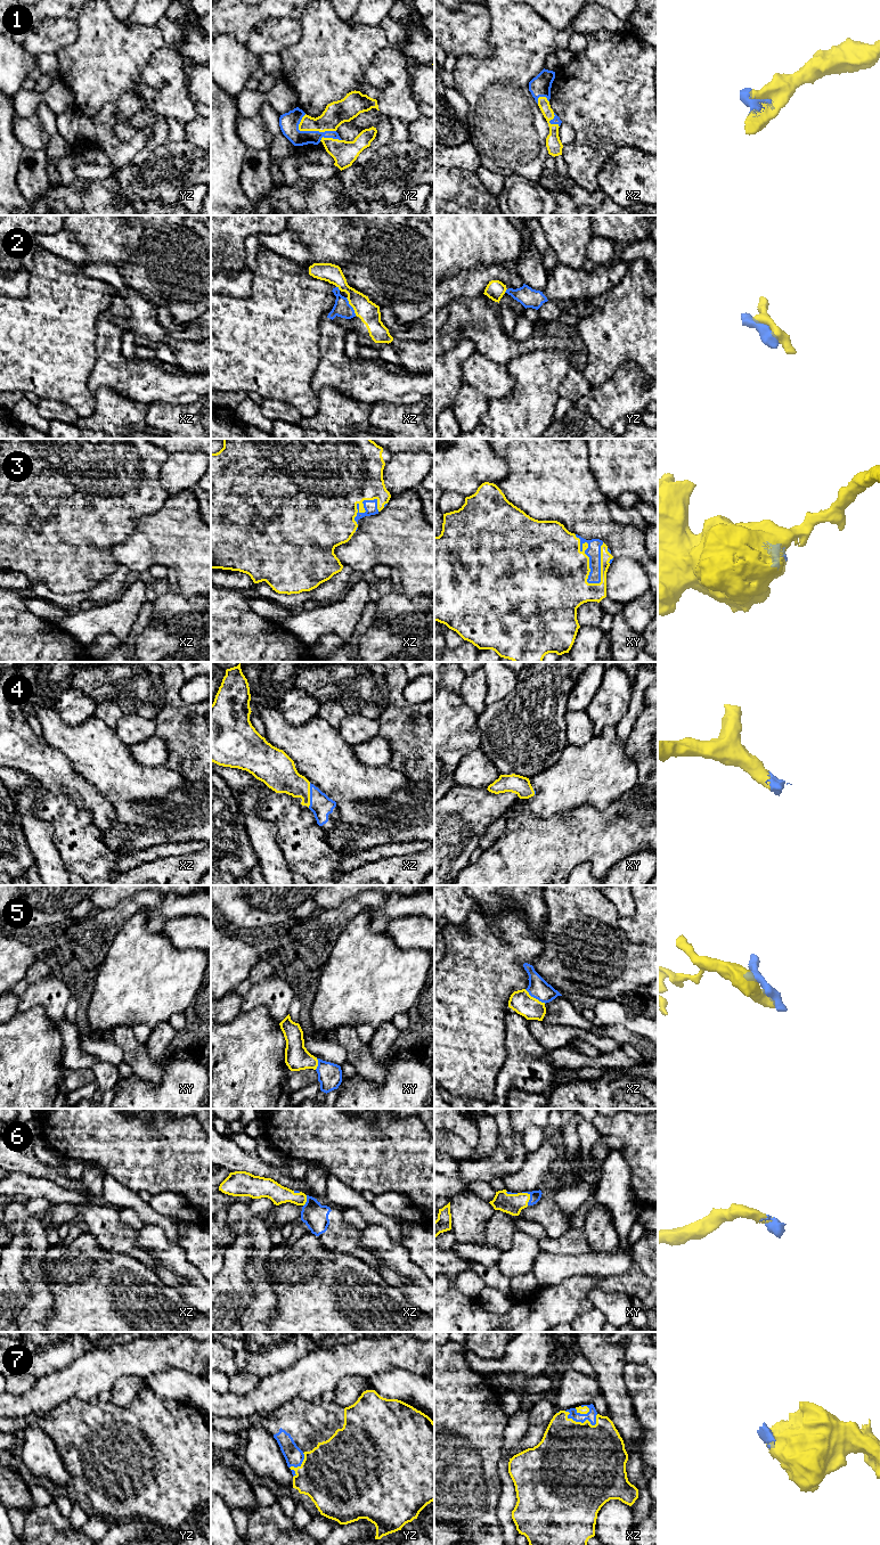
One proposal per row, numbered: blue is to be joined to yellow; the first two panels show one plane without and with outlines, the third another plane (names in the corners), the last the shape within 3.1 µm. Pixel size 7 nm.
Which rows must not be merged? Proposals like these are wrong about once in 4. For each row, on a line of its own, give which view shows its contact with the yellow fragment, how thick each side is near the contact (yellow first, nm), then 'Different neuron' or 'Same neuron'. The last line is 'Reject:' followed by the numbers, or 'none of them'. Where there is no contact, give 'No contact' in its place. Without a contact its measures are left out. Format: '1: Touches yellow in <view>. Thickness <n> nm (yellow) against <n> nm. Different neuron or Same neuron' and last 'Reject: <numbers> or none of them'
1: Touches yellow in yz. Thickness 160 nm (yellow) against 140 nm. Same neuron
2: Touches yellow in xz. Thickness 150 nm (yellow) against 120 nm. Different neuron
3: Touches yellow in xy. Thickness 480 nm (yellow) against 100 nm. Same neuron
4: Touches yellow in xz. Thickness 240 nm (yellow) against 160 nm. Same neuron
5: Touches yellow in xz. Thickness 160 nm (yellow) against 150 nm. Same neuron
6: Touches yellow in xy. Thickness 140 nm (yellow) against 80 nm. Same neuron
7: Touches yellow in xz. Thickness 500 nm (yellow) against 70 nm. Same neuron
Reject: 2

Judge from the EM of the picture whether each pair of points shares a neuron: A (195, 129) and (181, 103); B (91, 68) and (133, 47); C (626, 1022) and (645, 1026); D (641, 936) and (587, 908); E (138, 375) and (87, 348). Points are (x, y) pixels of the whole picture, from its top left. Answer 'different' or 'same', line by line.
A: different
B: same
C: same
D: different
E: different

